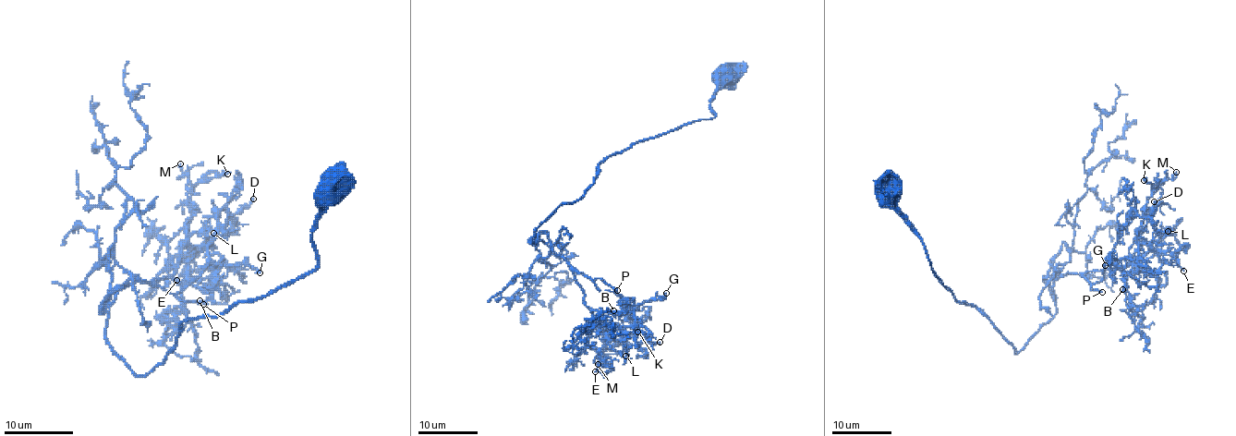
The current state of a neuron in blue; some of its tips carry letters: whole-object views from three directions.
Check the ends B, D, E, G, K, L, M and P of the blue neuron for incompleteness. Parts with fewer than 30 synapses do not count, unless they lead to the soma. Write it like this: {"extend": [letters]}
{"extend": ["P"]}

